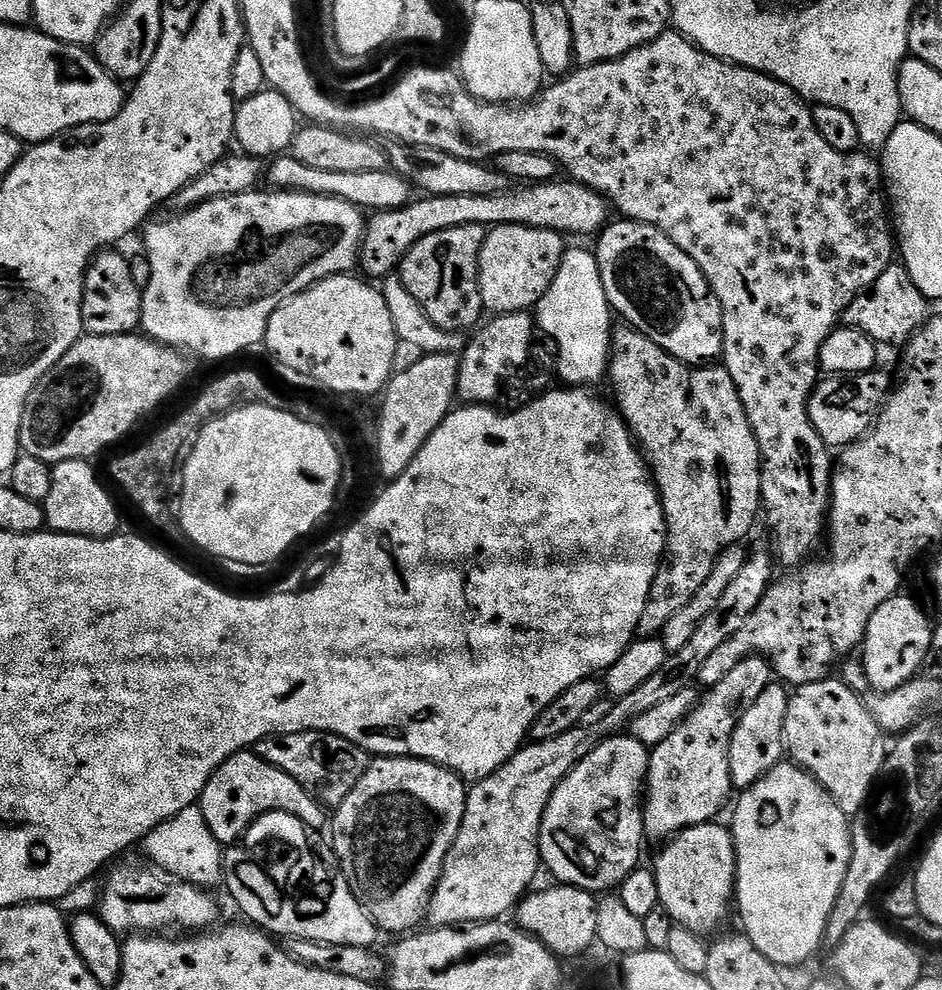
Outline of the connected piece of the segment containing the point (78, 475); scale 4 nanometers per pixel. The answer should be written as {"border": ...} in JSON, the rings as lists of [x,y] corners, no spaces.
{"border":[[[75,460],[73,464],[62,462],[52,468],[50,478],[50,494],[42,501],[45,525],[51,531],[62,536],[90,536],[103,538],[112,532],[116,525],[116,512],[112,512],[112,504],[108,504],[108,496],[100,489],[105,481],[96,477],[93,465],[86,460]]]}

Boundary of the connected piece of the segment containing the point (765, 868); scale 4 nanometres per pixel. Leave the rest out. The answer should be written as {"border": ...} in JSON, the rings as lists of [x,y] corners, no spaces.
{"border":[[[791,762],[777,764],[776,768],[766,773],[757,784],[743,789],[739,796],[740,801],[736,804],[736,813],[732,816],[730,827],[734,838],[734,846],[736,847],[736,891],[734,893],[734,904],[738,912],[740,908],[740,920],[744,923],[744,928],[742,928],[743,935],[748,936],[750,942],[770,962],[777,966],[783,966],[787,969],[786,967],[792,968],[795,964],[804,964],[816,951],[822,948],[827,922],[829,922],[831,911],[834,910],[835,903],[838,901],[839,891],[842,890],[848,867],[851,866],[852,829],[849,817],[844,815],[844,811],[836,805],[831,794],[809,772],[805,772],[803,768]]]}

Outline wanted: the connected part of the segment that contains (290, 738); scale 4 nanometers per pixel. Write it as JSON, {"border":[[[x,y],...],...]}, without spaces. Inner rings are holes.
{"border":[[[299,732],[298,734],[282,734],[281,736],[267,736],[254,745],[256,755],[260,756],[270,766],[278,766],[310,798],[328,810],[335,810],[338,805],[358,786],[358,778],[366,774],[370,763],[370,753],[365,748],[359,748],[354,742],[350,742],[341,736],[335,736],[333,732]]]}

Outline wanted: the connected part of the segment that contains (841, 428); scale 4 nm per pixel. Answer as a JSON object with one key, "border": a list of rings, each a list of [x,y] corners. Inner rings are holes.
{"border":[[[880,371],[862,372],[858,376],[829,375],[817,383],[815,390],[812,391],[812,396],[808,400],[808,413],[810,420],[814,422],[814,428],[818,430],[818,434],[824,439],[829,449],[843,450],[847,448],[855,440],[864,437],[876,423],[880,410],[884,406],[884,401],[888,399],[894,387],[893,377],[891,380],[886,373]]]}

